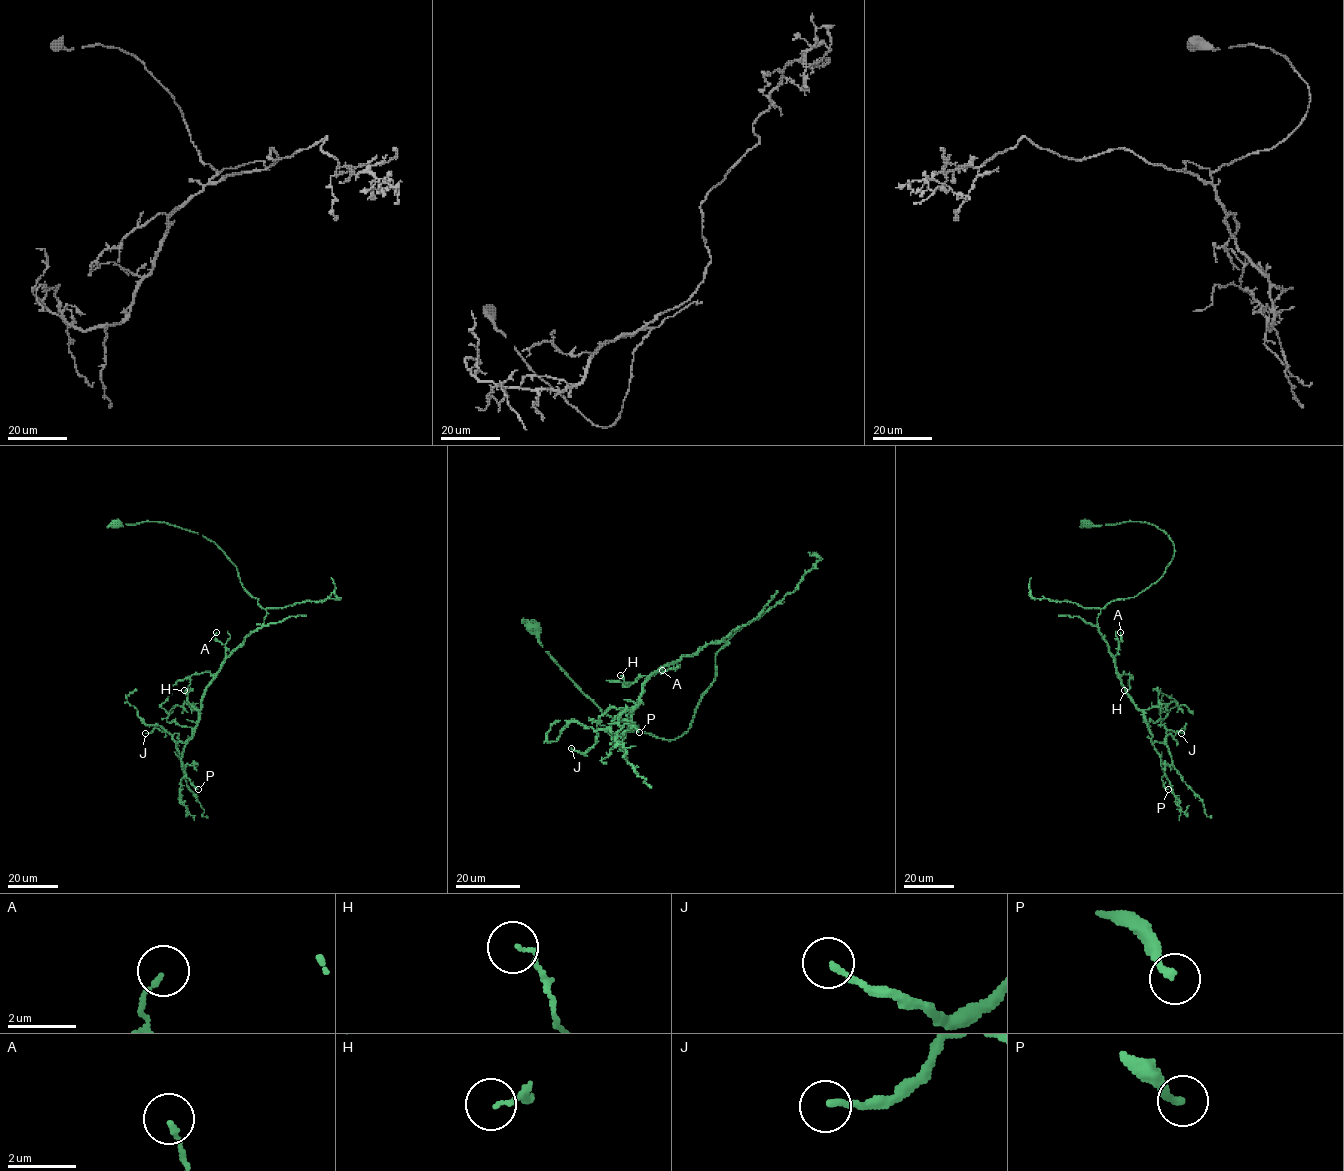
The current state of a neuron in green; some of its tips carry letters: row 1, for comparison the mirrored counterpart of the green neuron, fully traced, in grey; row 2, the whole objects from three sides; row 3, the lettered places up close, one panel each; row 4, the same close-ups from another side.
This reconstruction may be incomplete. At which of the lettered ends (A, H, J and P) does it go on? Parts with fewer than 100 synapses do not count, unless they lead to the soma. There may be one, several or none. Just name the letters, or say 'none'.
none

